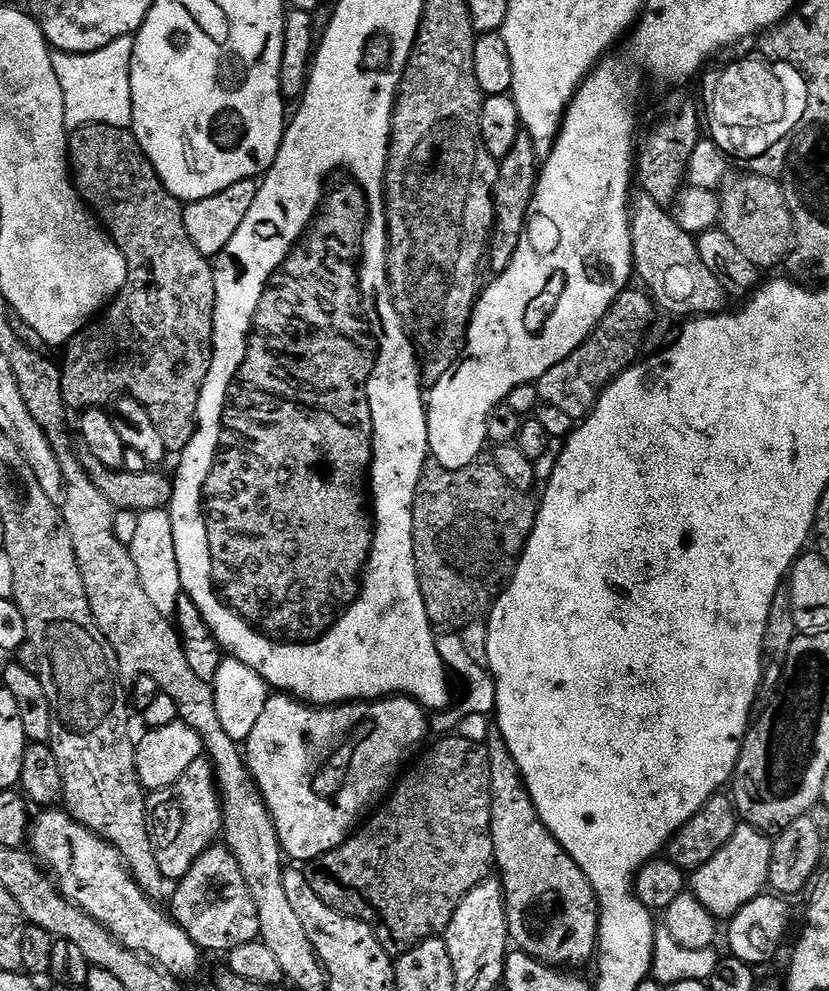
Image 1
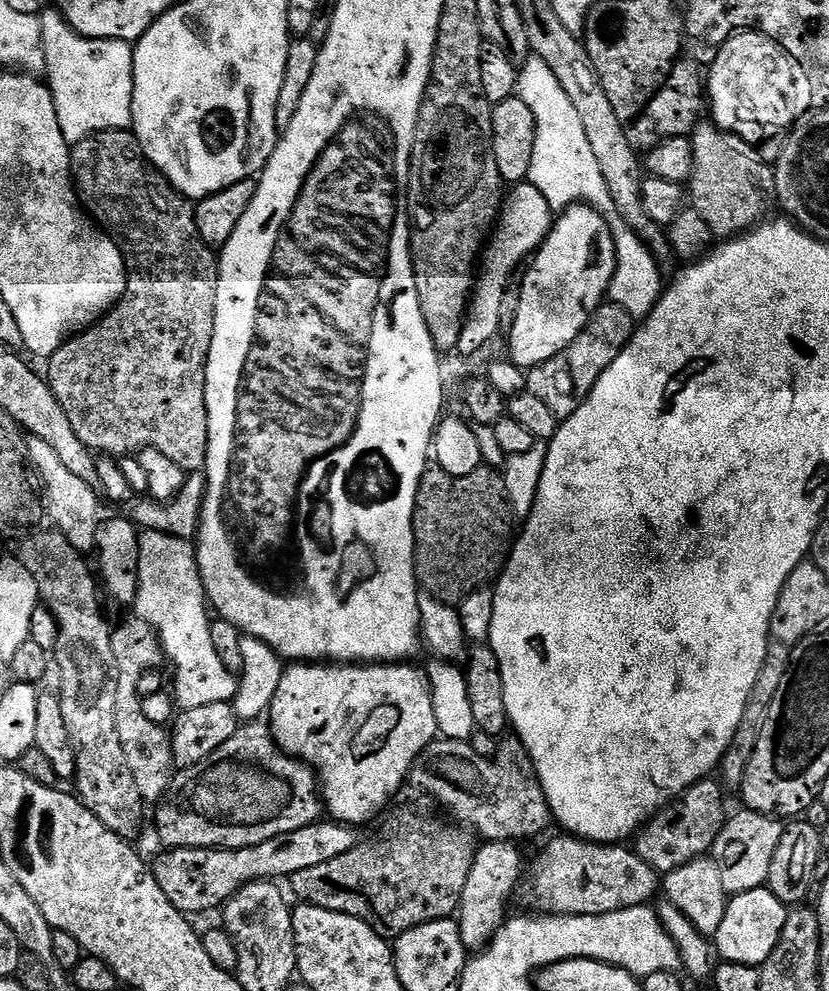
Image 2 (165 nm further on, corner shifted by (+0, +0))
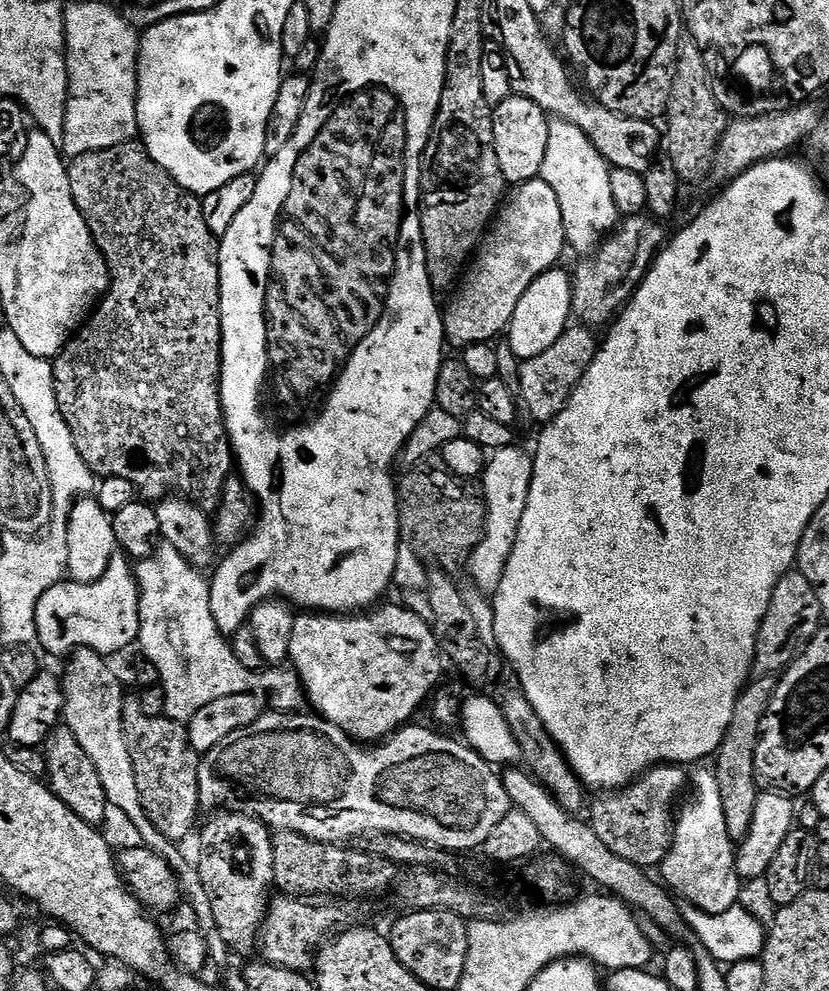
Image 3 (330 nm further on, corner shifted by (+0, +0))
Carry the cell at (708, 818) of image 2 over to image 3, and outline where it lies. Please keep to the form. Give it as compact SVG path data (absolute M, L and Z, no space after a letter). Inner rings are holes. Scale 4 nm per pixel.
M683 767L649 768L624 788L608 790L597 795L600 797L592 804L590 825L603 845L608 846L619 858L624 858L645 870L655 869L663 864L672 845L674 809L685 795L689 784L689 773Z

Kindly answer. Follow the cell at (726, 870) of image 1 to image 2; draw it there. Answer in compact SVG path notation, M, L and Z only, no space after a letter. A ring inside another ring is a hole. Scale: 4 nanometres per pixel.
M740 810L737 816L729 815L724 821L724 829L712 847L710 858L718 866L722 878L722 890L729 897L767 885L770 862L774 862L774 850L782 838L785 825L779 819L763 816L761 812Z

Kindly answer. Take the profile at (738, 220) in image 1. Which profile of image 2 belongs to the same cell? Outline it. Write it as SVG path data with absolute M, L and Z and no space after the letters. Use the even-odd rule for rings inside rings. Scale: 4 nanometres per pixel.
M701 122L690 133L692 142L692 178L687 181L686 188L690 193L691 207L696 209L702 218L706 218L706 226L710 226L713 237L735 238L756 227L769 215L768 211L777 207L776 173L773 165L759 156L753 145L746 143L740 136L732 132L724 132L711 122Z

